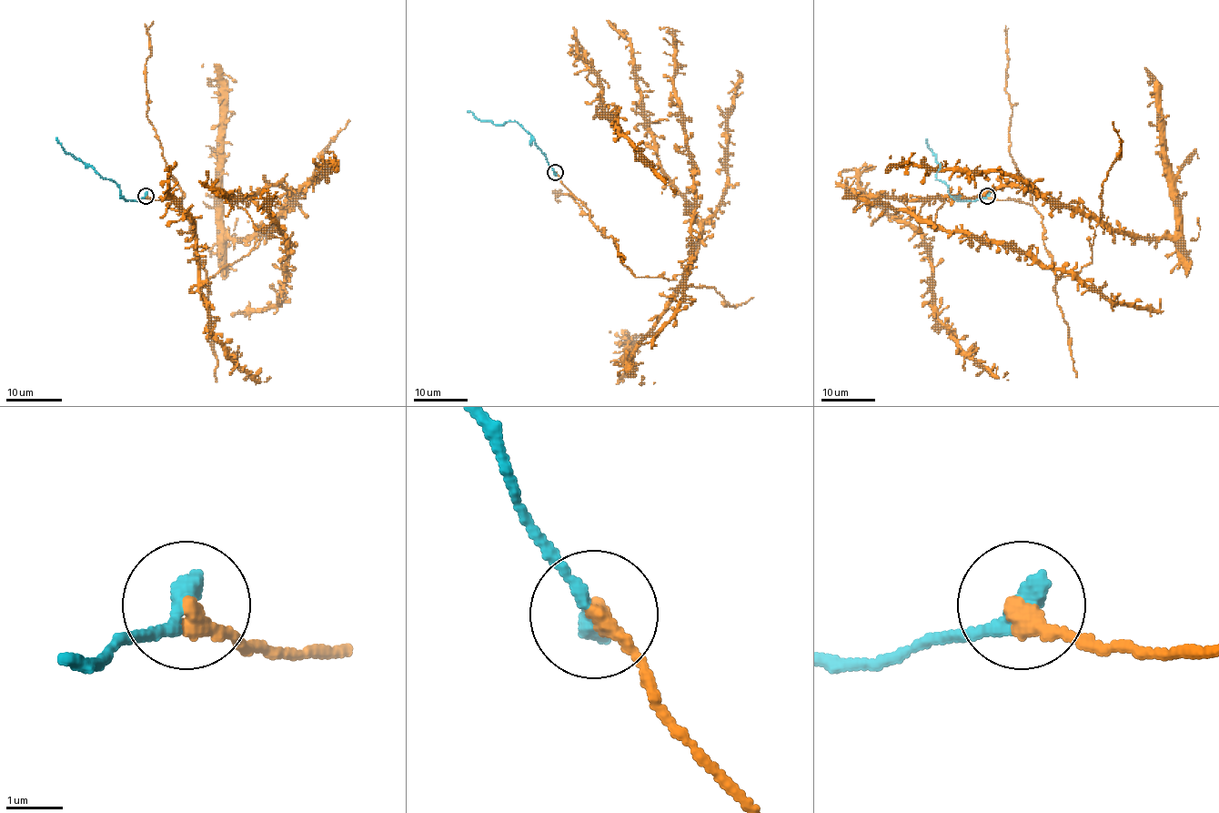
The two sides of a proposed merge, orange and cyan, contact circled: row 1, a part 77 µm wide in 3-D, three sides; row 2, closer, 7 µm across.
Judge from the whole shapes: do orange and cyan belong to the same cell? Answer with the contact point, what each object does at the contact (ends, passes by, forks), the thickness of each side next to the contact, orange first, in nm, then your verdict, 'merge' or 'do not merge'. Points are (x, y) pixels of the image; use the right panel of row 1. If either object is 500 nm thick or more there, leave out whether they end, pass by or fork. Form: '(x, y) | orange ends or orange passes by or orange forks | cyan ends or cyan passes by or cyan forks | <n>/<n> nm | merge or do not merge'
(987, 196) | orange ends | cyan ends | 360/400 nm | merge

